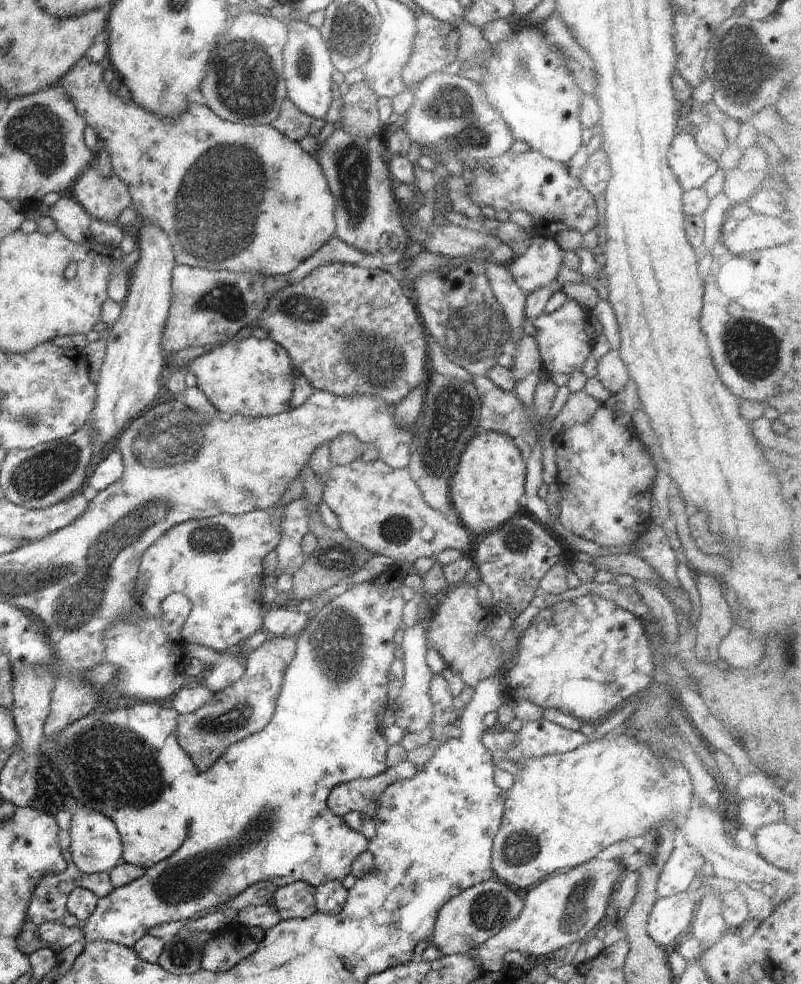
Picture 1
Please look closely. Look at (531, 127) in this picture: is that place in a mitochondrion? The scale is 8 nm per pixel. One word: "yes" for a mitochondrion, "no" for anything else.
no

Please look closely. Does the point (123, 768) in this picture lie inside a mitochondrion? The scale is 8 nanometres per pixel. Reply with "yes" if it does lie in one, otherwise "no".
yes

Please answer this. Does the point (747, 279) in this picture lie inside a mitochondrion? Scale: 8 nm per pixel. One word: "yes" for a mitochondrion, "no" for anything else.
no

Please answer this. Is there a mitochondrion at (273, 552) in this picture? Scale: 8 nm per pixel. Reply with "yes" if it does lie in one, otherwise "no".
no

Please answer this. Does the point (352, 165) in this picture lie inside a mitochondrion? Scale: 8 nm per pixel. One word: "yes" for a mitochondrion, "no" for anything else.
yes

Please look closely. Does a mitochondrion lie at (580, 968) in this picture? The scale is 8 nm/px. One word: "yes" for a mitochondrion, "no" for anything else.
no

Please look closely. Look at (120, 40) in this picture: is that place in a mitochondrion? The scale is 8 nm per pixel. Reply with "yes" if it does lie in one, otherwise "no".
no

